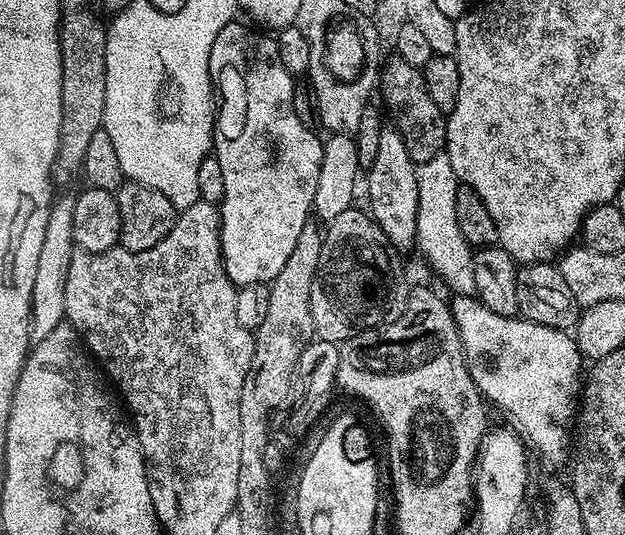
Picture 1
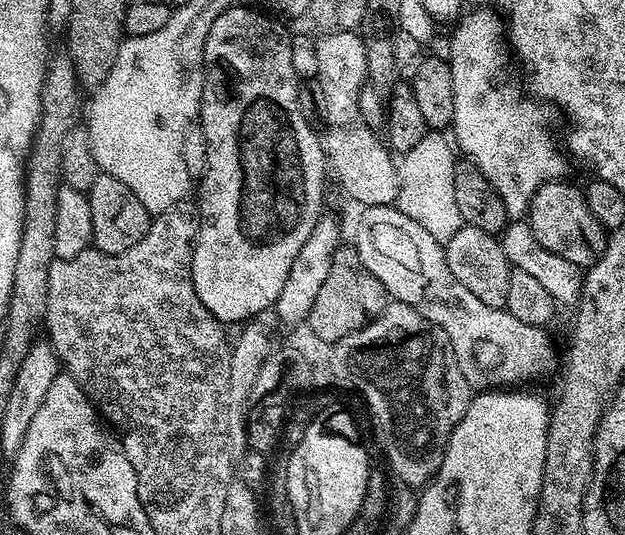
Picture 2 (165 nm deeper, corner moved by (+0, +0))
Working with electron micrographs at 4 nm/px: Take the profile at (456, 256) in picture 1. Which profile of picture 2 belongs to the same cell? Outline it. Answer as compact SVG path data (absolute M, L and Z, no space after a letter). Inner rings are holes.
M430 130L417 146L403 153L397 165L399 194L396 207L443 244L448 243L464 225L454 197L454 170L458 163L454 154L449 137L441 131Z

